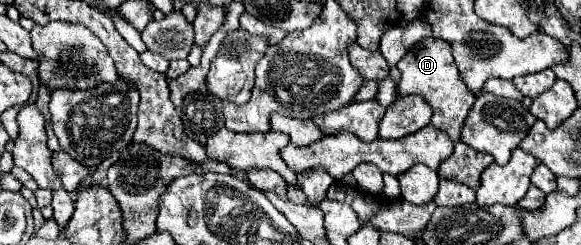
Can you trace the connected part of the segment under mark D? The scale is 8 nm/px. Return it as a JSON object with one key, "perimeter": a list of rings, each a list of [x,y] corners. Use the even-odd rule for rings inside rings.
{"perimeter":[[[425,38],[407,50],[407,54],[399,60],[397,68],[401,72],[401,80],[397,84],[397,94],[423,96],[429,102],[429,106],[433,108],[431,124],[445,130],[451,136],[451,140],[459,142],[459,134],[461,134],[463,122],[475,102],[475,94],[463,84],[459,70],[455,68],[455,62],[451,56],[451,46],[437,38]]]}

